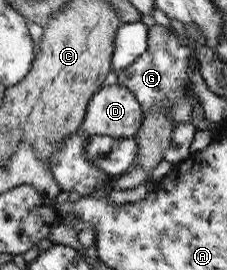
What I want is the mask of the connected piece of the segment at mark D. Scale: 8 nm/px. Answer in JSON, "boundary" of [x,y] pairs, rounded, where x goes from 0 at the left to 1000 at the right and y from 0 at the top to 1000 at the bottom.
{"boundary":[[[507,300],[463,307],[405,359],[361,485],[392,500],[595,511],[630,448],[634,419],[599,359]]]}

